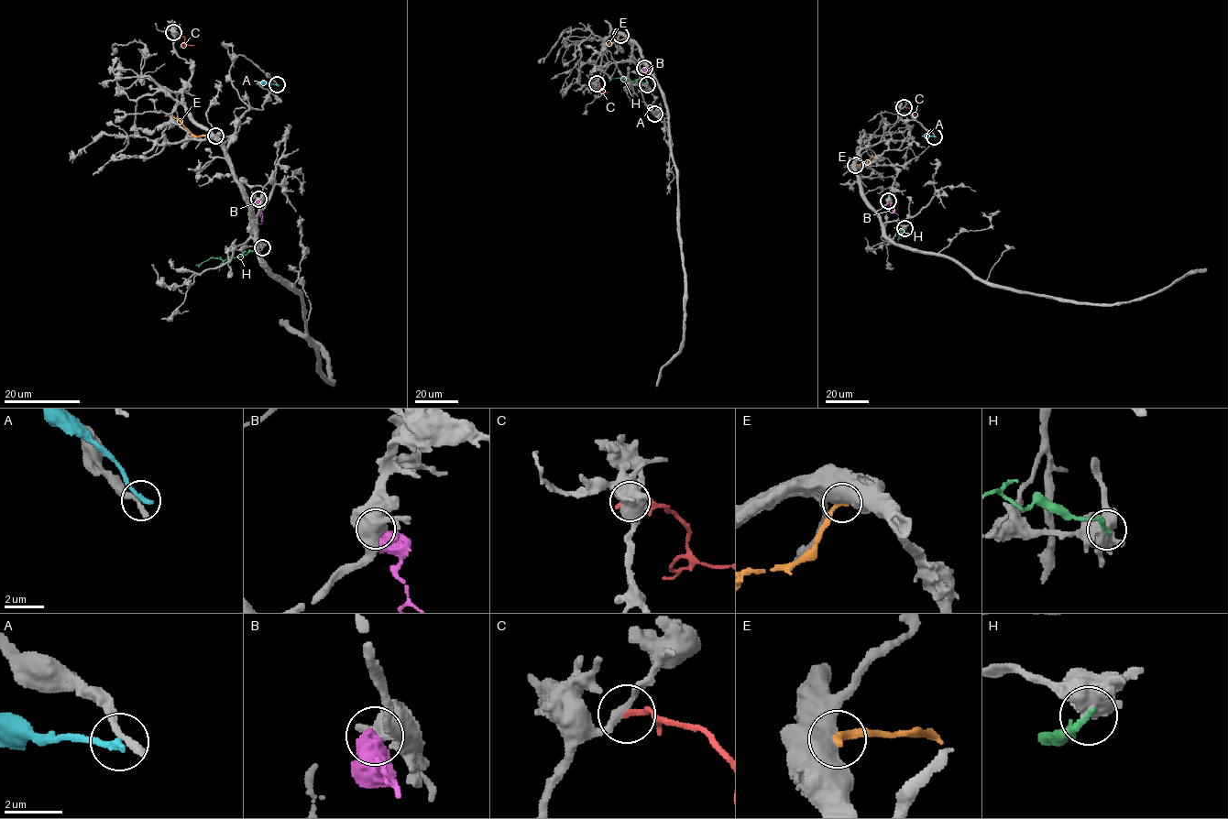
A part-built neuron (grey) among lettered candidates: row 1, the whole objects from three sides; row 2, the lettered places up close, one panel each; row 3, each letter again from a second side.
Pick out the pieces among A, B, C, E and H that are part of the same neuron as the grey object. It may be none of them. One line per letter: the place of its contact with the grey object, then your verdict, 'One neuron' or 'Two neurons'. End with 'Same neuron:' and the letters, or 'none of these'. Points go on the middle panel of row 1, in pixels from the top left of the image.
A: Touches grey at (654, 114). Two neurons
B: Touches grey at (644, 68). Two neurons
C: Touches grey at (597, 83). Two neurons
E: Touches grey at (620, 35). Two neurons
H: Touches grey at (647, 84). Two neurons
Same neuron: none of these

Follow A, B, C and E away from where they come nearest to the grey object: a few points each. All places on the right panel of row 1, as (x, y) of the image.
A: (934, 136), (922, 136)
B: (888, 201), (898, 214)
C: (904, 107), (916, 115)
E: (855, 165), (864, 165), (871, 158), (881, 154)

